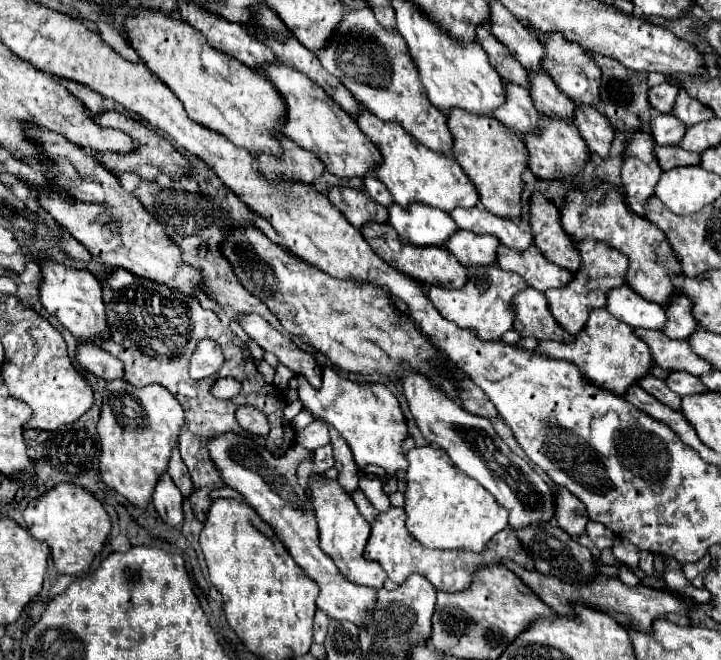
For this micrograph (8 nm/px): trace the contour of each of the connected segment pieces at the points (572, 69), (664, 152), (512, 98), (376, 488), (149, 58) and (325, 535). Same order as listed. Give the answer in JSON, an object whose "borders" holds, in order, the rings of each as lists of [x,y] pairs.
{"borders":[[[[552,33],[552,35],[542,35],[546,37],[544,47],[546,47],[546,59],[542,63],[542,67],[546,69],[546,73],[552,77],[552,81],[556,83],[556,87],[568,95],[570,99],[574,99],[576,103],[588,103],[592,107],[596,107],[600,103],[600,67],[594,63],[594,59],[590,59],[590,55],[584,53],[582,47],[568,43],[562,35]]],[[[656,145],[654,151],[656,151],[662,171],[670,171],[670,169],[684,167],[684,165],[700,165],[700,155],[684,151],[680,145],[670,145],[670,147]]],[[[506,83],[506,103],[500,107],[500,111],[494,113],[494,117],[506,127],[514,129],[518,135],[536,131],[538,121],[542,119],[532,103],[530,93],[514,83]]],[[[360,479],[360,489],[364,495],[370,499],[370,503],[376,507],[378,513],[386,513],[390,509],[390,499],[382,491],[382,481],[380,479]]],[[[138,9],[134,17],[126,19],[124,27],[128,31],[128,41],[134,47],[134,51],[140,55],[142,63],[176,93],[188,117],[192,117],[202,127],[212,127],[212,131],[220,131],[220,135],[228,135],[232,143],[252,151],[254,155],[264,153],[264,155],[280,157],[282,153],[280,137],[282,137],[282,123],[286,117],[286,103],[268,77],[260,75],[258,71],[252,71],[244,63],[210,47],[204,35],[198,33],[182,19],[168,17],[158,11]]],[[[320,475],[310,479],[308,485],[312,493],[312,505],[314,505],[314,515],[318,519],[318,531],[320,531],[320,547],[324,553],[328,553],[340,573],[356,585],[366,585],[380,589],[386,581],[384,569],[378,563],[372,563],[372,559],[364,559],[364,543],[368,541],[368,531],[370,525],[366,519],[360,515],[358,507],[354,501],[348,497],[348,493],[338,485],[338,481],[322,481]]]]}

